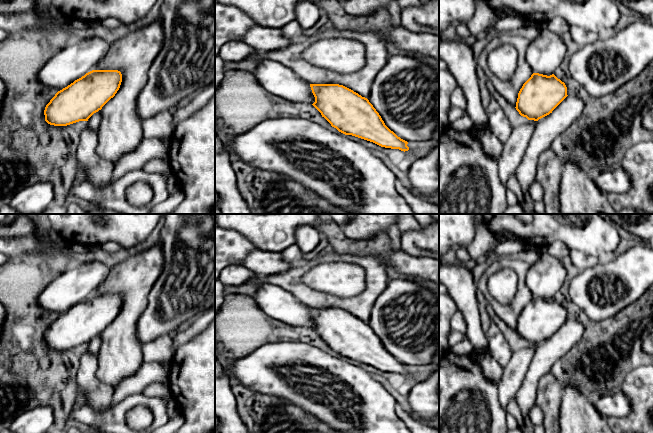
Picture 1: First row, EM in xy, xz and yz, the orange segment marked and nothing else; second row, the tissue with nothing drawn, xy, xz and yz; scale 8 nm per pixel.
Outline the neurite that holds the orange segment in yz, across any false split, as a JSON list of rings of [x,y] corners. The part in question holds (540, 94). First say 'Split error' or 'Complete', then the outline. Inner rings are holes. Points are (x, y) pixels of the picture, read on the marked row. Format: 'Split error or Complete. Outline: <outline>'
Complete. Outline: [[[533,73],[518,93],[516,110],[528,120],[549,115],[567,97],[567,87],[554,74]]]

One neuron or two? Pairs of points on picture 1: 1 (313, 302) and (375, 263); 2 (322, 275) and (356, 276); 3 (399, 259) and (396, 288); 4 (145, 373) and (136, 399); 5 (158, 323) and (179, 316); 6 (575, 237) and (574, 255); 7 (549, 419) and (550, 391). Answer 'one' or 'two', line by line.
1: one
2: one
3: two
4: two
5: one
6: two
7: one

